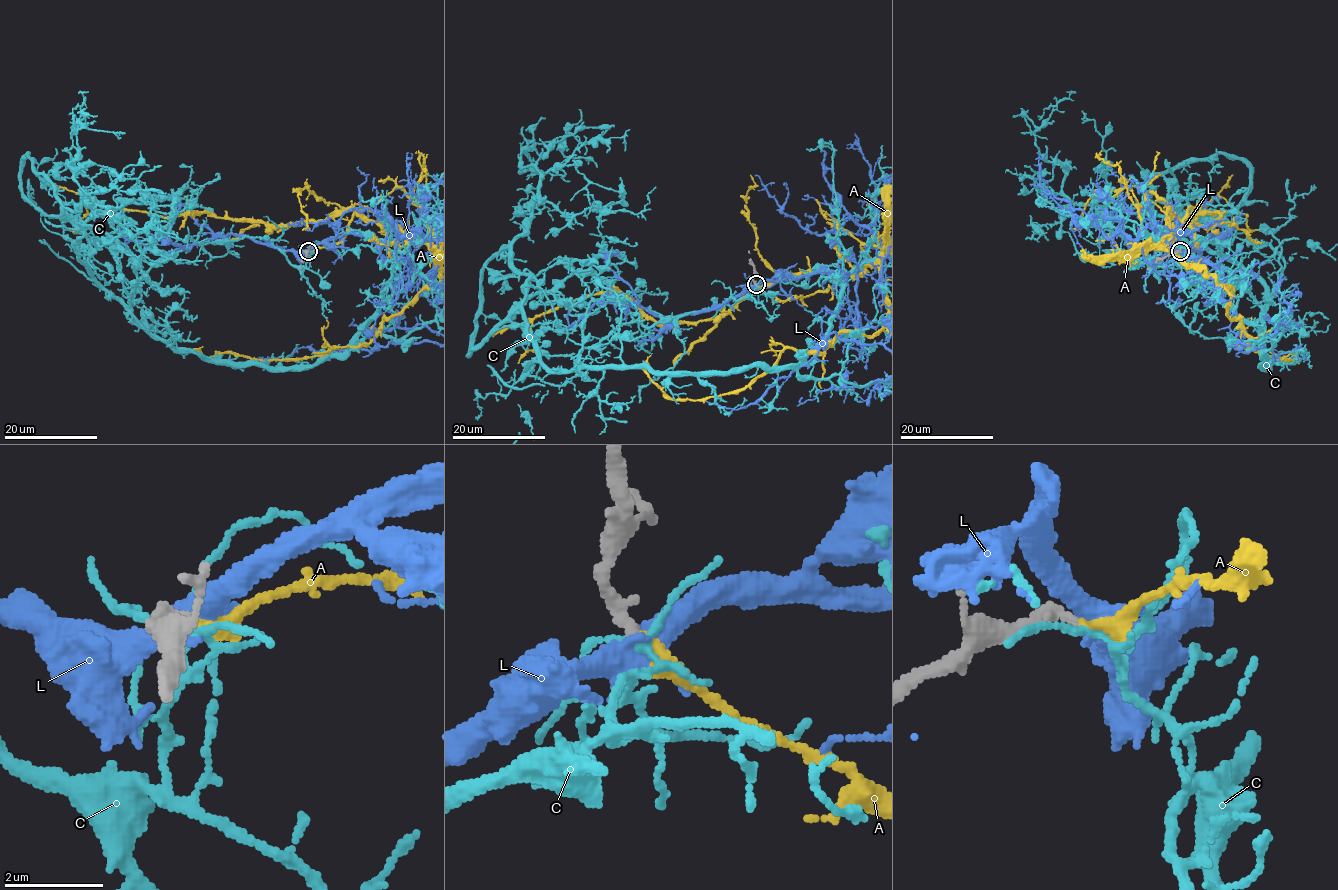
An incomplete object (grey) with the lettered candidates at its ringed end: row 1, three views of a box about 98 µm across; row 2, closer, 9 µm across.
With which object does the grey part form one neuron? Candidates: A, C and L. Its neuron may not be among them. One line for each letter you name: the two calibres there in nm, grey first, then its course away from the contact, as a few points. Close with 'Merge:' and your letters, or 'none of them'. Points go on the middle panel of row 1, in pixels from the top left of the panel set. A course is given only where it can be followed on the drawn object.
A: Thickness 260 nm (grey) against 260 nm
Merge: A

